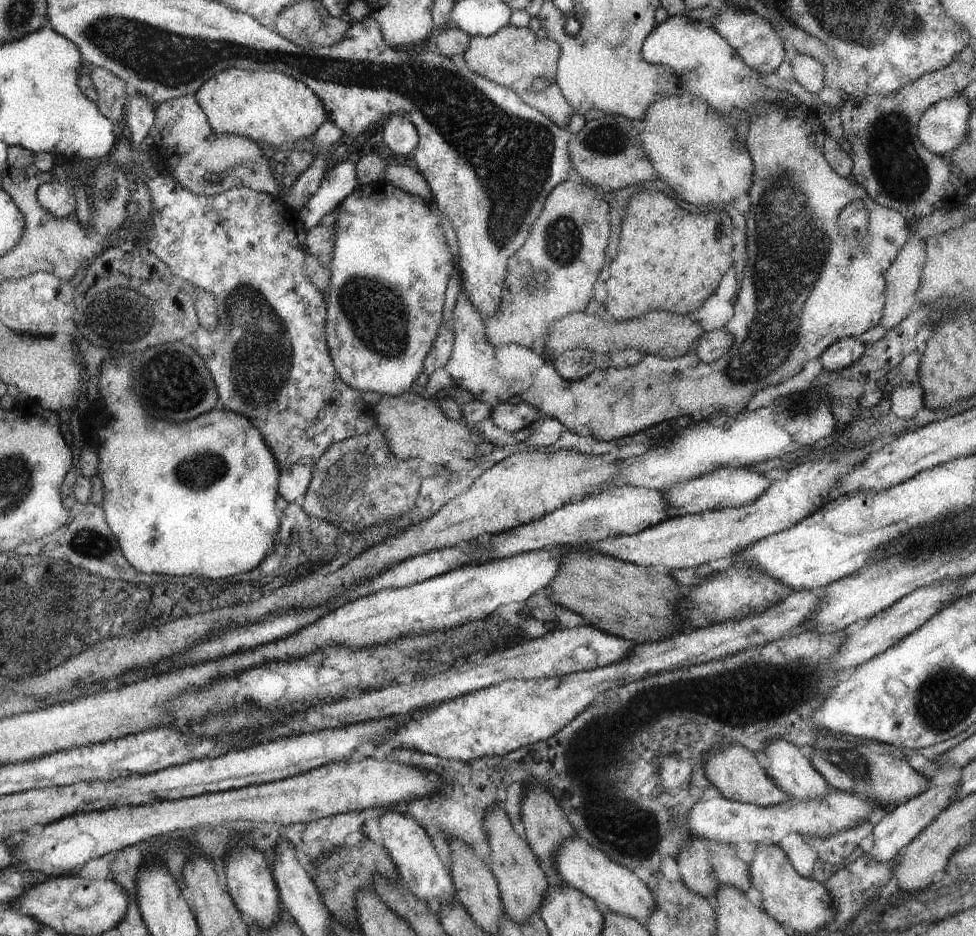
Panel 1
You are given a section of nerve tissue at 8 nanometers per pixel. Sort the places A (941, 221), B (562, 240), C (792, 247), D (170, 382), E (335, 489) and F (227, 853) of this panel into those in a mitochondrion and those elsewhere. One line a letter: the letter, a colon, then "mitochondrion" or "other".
A: other
B: mitochondrion
C: mitochondrion
D: mitochondrion
E: mitochondrion
F: other

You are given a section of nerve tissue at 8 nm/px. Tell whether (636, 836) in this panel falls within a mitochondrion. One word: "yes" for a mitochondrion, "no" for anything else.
yes

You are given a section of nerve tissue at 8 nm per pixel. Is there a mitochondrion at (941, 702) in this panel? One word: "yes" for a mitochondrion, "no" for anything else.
yes

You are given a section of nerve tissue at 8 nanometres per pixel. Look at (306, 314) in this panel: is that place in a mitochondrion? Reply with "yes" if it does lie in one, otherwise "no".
no

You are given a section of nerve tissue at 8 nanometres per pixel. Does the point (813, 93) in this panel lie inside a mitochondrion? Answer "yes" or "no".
no

